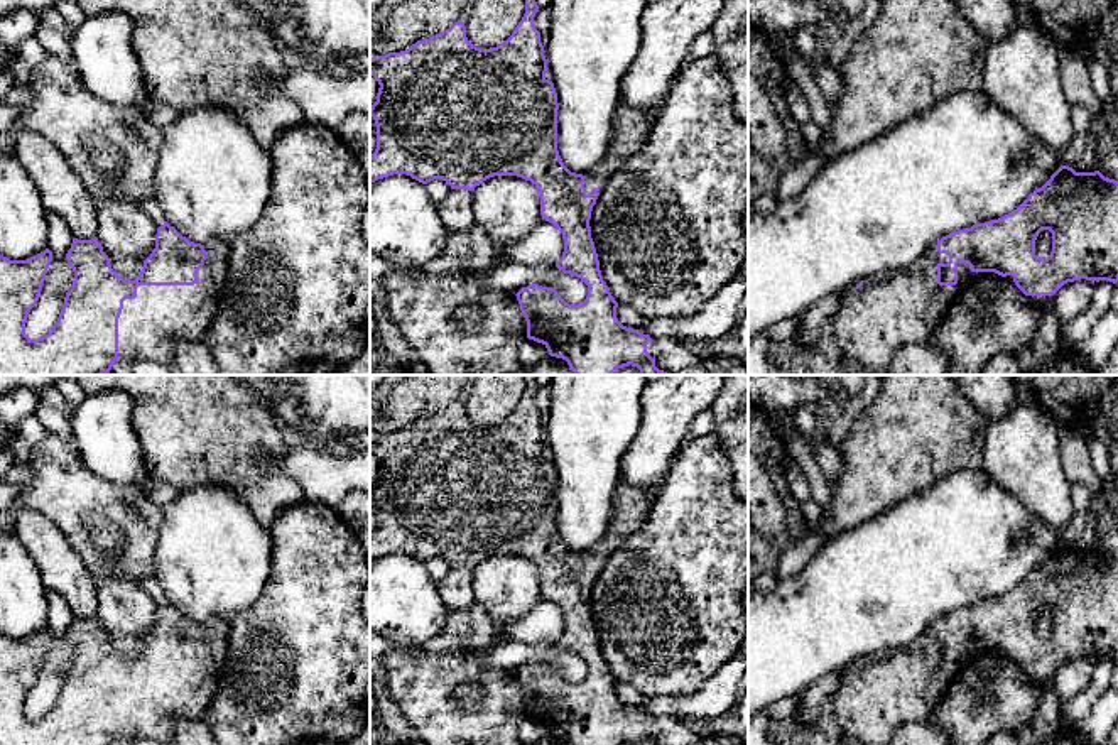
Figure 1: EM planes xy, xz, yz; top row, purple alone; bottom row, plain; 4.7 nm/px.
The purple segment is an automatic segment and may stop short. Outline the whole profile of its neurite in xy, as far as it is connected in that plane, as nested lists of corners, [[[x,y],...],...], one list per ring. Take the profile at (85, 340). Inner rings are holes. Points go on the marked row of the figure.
[[[174,226],[157,228],[155,248],[135,280],[125,280],[110,264],[98,238],[73,238],[66,260],[74,272],[57,323],[42,338],[30,340],[25,323],[37,304],[52,252],[27,260],[0,255],[0,375],[105,375],[115,362],[174,365],[179,340],[203,341],[213,324],[228,275],[226,240],[189,242]]]

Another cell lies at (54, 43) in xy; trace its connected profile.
[[[39,27],[35,32],[39,44],[46,54],[56,56],[62,61],[73,61],[71,39],[51,27]]]

